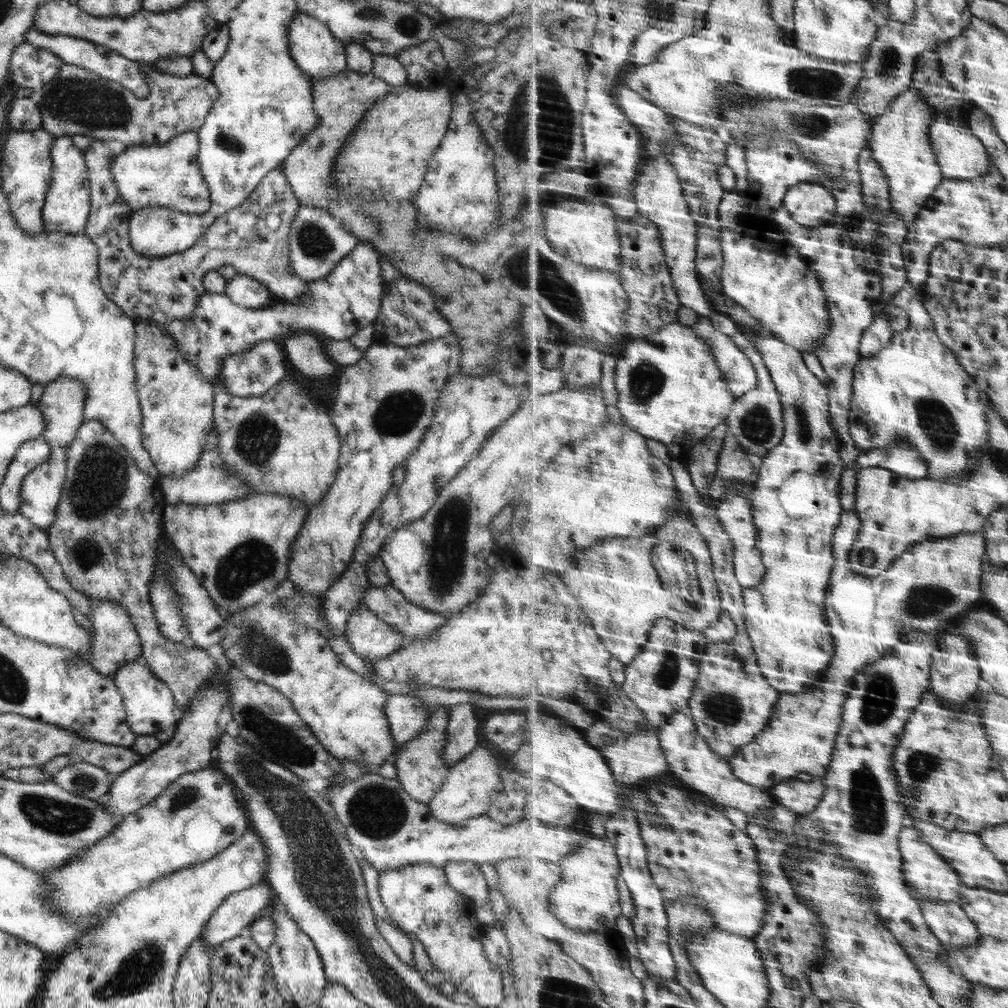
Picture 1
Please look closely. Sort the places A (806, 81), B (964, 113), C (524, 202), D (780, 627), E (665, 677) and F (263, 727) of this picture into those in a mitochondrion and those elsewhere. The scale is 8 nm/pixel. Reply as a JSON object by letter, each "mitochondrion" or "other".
{"A":"mitochondrion","B":"other","C":"other","D":"other","E":"mitochondrion","F":"mitochondrion"}

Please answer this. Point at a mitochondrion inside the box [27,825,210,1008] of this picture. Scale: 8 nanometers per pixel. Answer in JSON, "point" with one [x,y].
{"point":[144,965]}

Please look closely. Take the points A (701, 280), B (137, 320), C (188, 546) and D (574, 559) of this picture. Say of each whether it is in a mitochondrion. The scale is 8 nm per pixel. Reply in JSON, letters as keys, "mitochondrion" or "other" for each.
{"A":"other","B":"other","C":"other","D":"other"}

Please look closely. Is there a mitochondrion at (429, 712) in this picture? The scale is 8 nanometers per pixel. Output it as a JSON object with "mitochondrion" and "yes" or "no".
{"mitochondrion":"no"}

